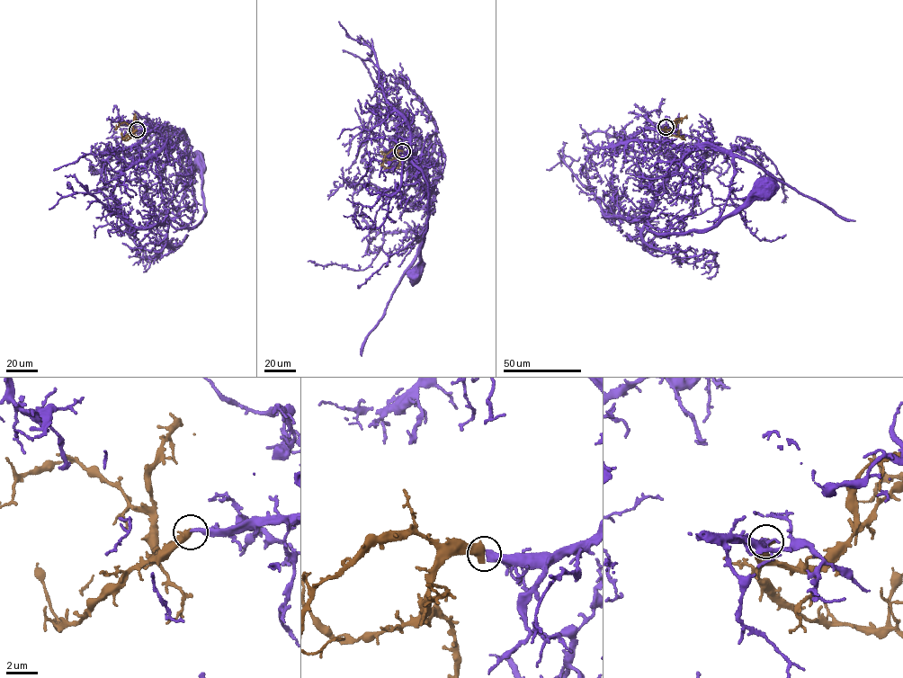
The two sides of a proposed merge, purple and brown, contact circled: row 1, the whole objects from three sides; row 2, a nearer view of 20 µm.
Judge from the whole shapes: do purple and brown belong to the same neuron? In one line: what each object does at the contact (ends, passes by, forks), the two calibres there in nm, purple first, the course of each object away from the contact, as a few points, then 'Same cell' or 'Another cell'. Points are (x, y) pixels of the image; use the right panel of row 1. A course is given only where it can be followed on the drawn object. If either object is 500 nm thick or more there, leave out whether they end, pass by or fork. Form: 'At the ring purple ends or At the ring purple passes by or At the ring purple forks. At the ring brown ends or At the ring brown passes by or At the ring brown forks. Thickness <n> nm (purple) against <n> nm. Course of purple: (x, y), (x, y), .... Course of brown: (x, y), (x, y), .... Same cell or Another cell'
Thickness 360 nm (purple) against 600 nm. Course of purple: (665, 127), (657, 128), (680, 149), (683, 159), (655, 200), (648, 231), (684, 234), (710, 230), (763, 192). Course of brown: (666, 127), (666, 132), (670, 135), (683, 139), (683, 135). Same cell

